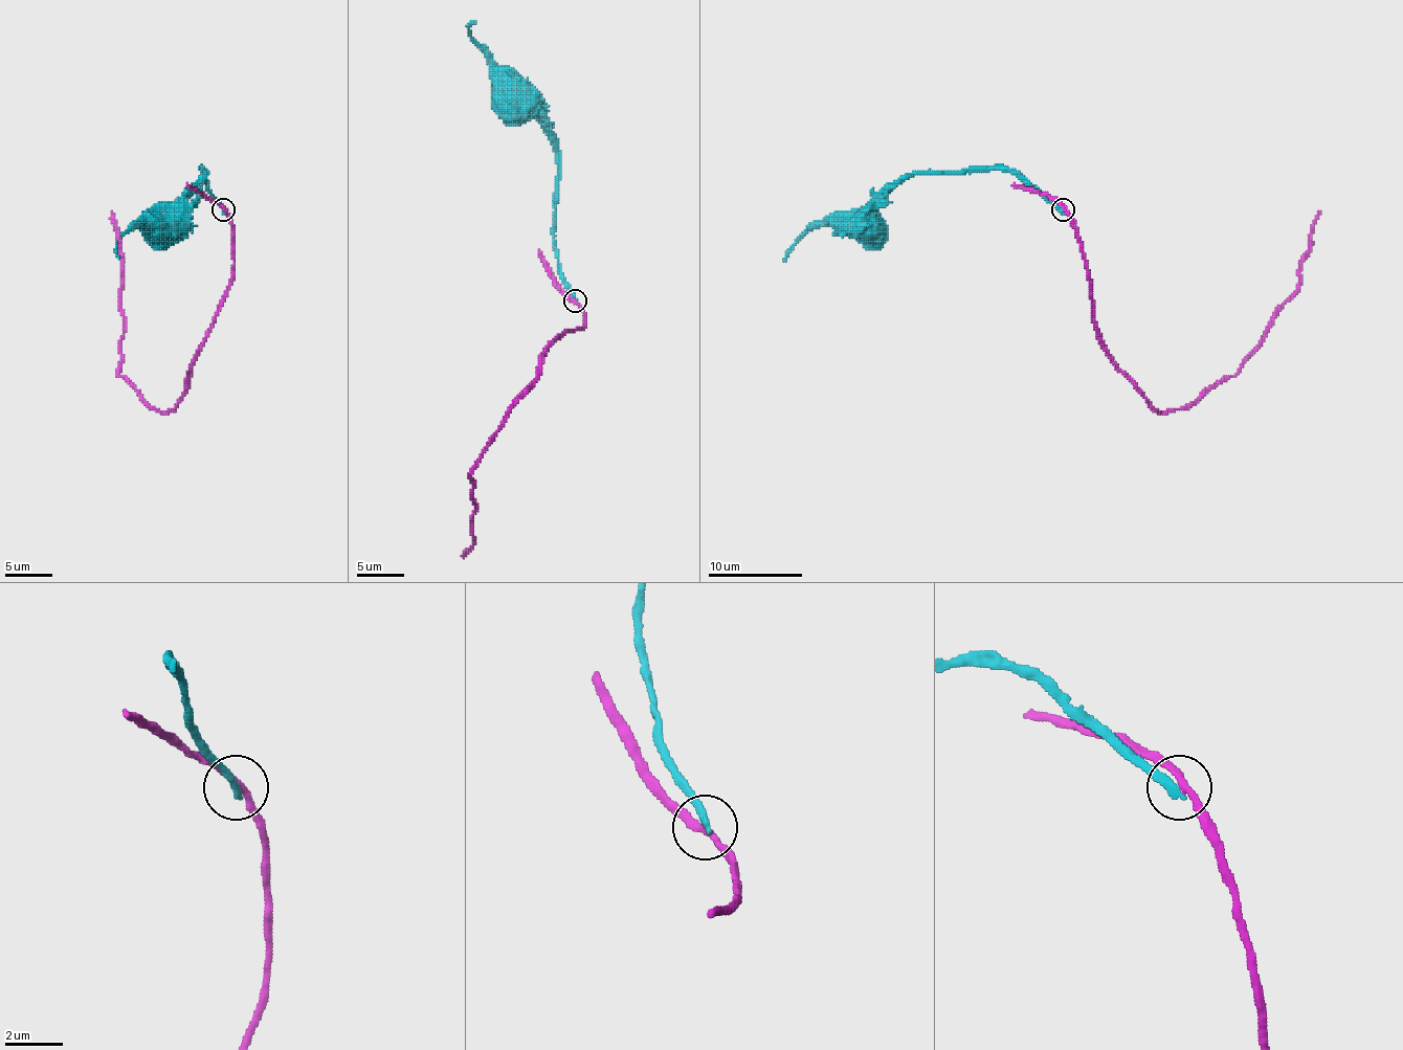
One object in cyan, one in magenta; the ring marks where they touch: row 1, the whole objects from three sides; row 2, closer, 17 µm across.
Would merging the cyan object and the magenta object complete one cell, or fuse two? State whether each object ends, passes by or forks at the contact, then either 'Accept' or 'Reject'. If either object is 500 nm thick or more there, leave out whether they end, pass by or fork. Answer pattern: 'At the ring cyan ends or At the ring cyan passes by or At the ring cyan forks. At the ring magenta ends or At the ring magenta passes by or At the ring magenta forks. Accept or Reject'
At the ring cyan ends. At the ring magenta passes by. Reject

